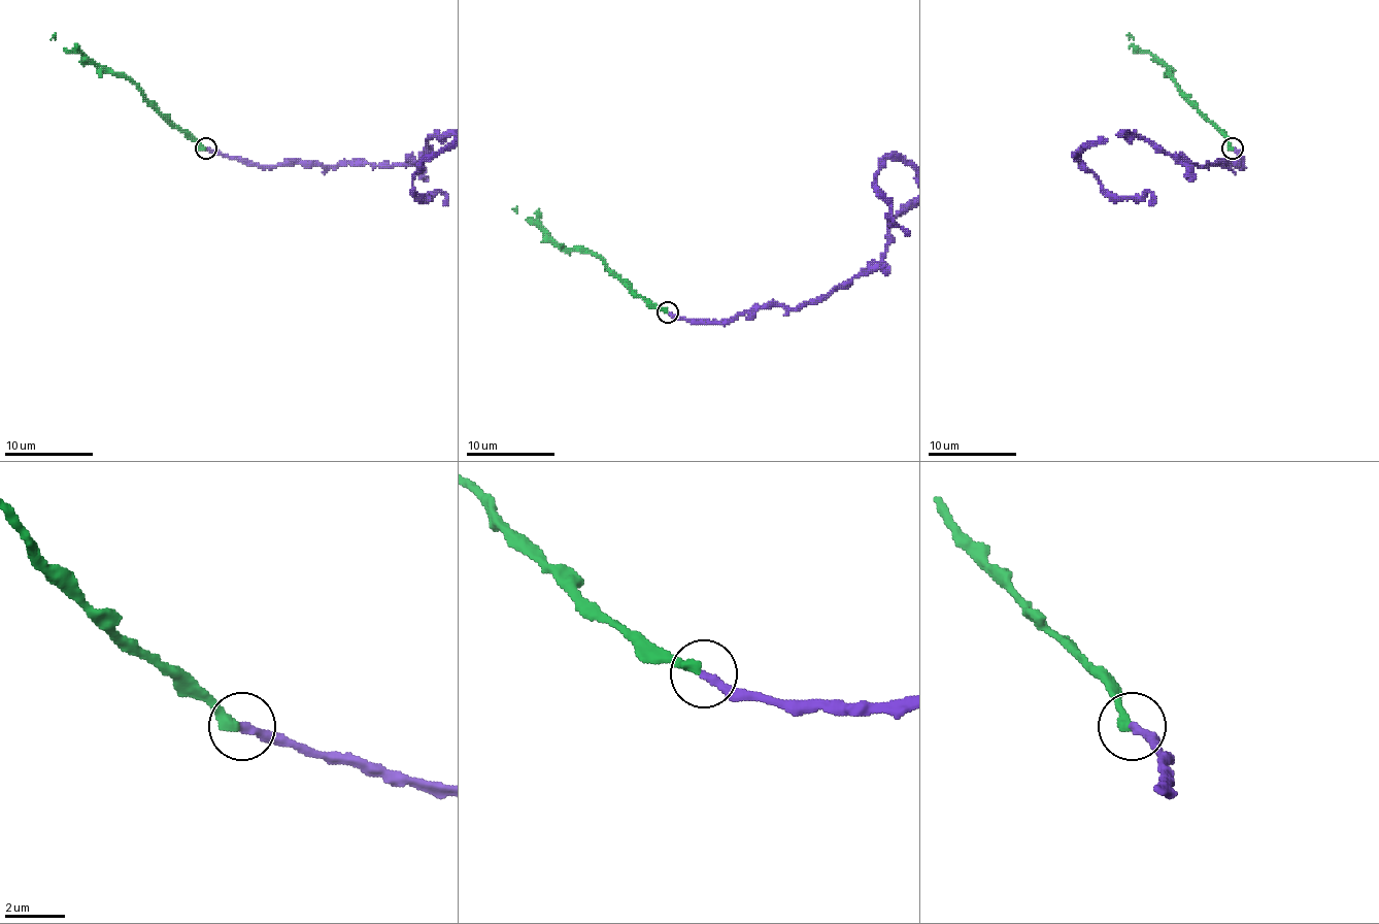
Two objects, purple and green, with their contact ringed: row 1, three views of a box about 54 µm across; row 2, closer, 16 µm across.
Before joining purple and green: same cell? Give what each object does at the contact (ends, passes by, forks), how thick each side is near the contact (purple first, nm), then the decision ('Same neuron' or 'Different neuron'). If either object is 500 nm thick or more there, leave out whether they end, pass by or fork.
At the ring purple ends. At the ring green ends. Thickness 280 nm (purple) against 360 nm. Same neuron

